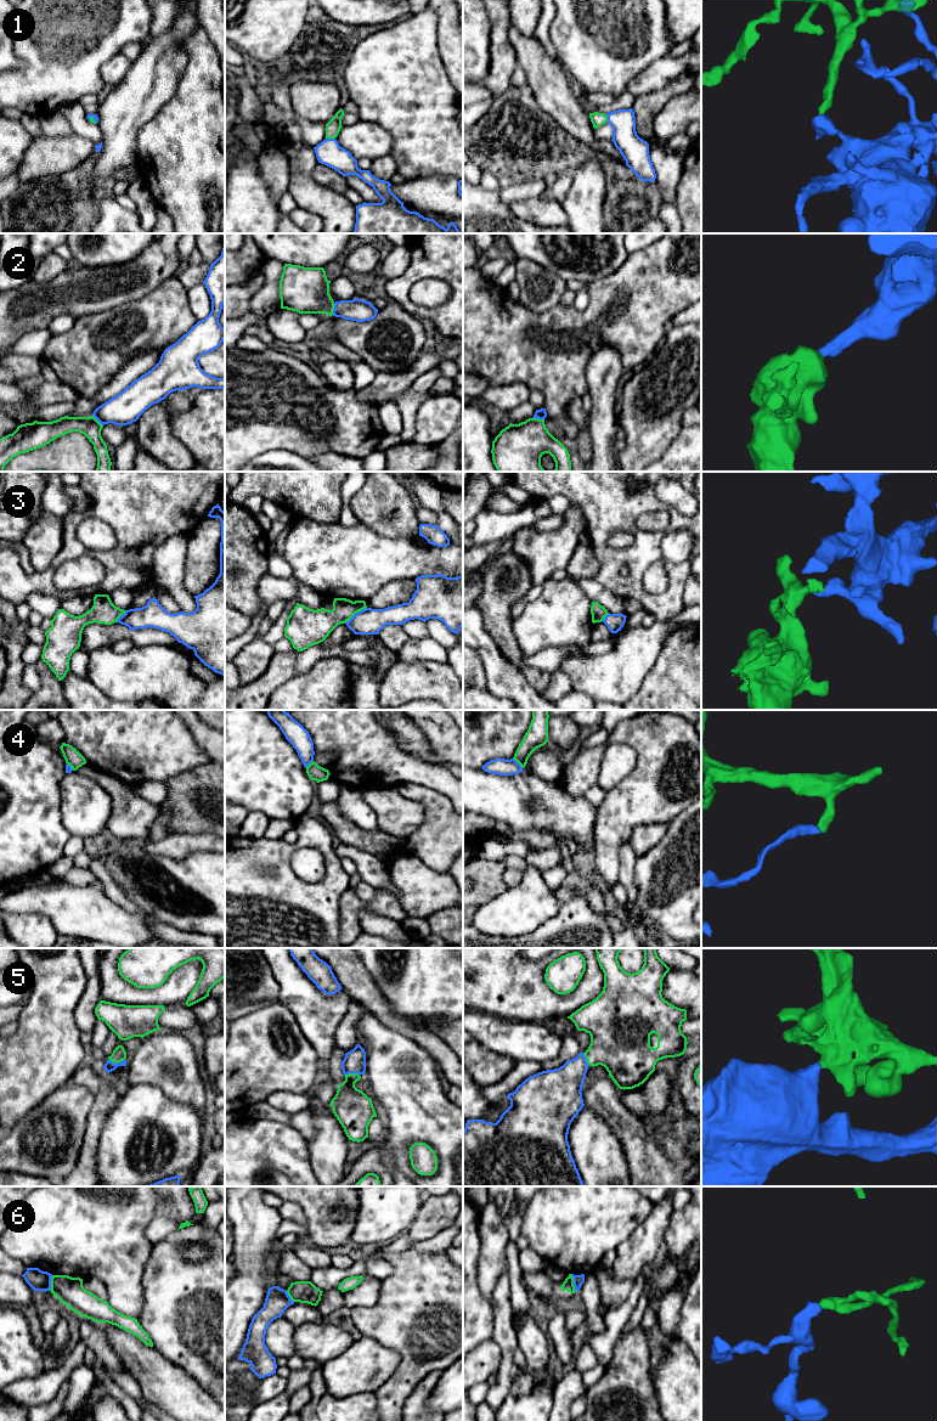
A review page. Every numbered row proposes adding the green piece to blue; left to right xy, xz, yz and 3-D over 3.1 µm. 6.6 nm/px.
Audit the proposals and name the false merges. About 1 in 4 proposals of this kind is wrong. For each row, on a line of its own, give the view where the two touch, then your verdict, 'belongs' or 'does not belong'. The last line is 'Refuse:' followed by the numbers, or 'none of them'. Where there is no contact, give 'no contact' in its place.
1: contact in xz; belongs
2: contact in xz; belongs
3: contact in xz; does not belong
4: contact in yz; does not belong
5: contact in xy; belongs
6: contact in yz; does not belong
Refuse: 3, 4, 6

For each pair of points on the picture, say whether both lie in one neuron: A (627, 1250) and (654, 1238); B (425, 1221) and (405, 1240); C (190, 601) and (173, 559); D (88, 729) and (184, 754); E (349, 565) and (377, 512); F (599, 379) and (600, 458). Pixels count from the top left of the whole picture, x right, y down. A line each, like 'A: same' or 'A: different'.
A: same
B: different
C: same
D: same
E: different
F: same

